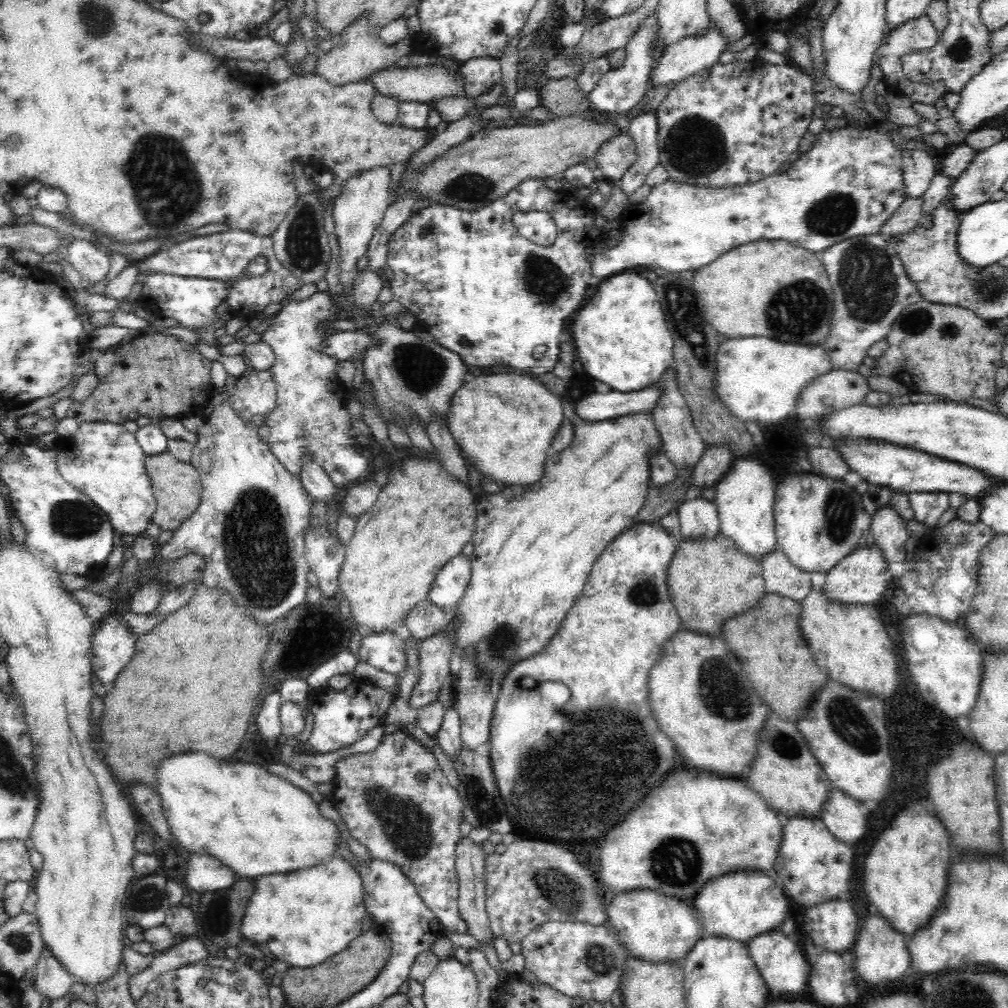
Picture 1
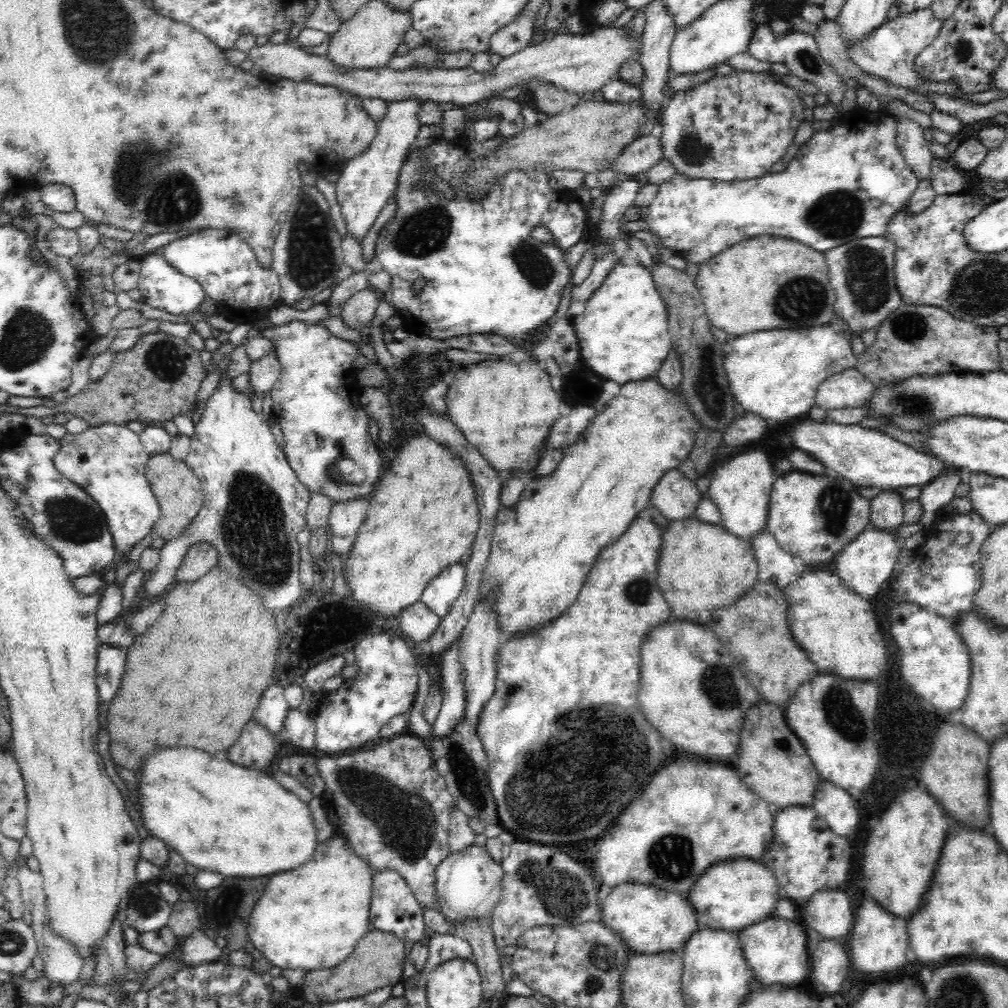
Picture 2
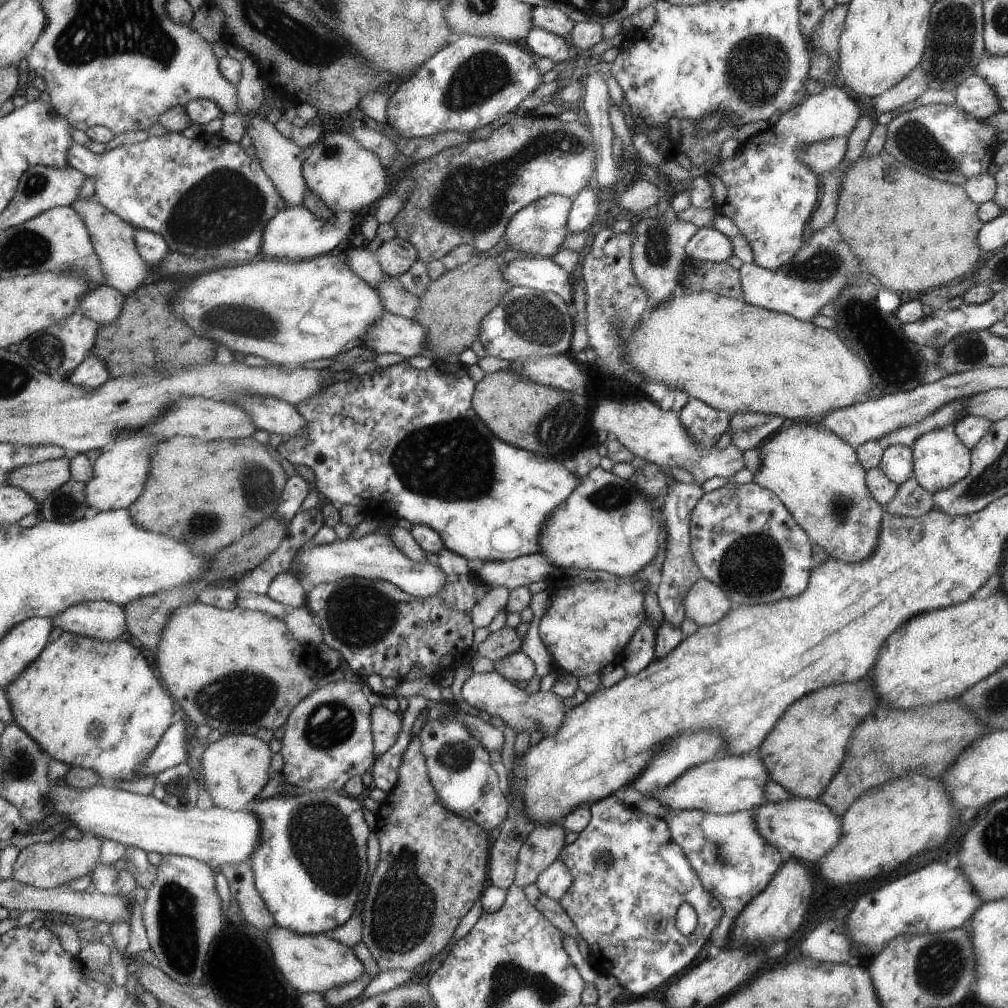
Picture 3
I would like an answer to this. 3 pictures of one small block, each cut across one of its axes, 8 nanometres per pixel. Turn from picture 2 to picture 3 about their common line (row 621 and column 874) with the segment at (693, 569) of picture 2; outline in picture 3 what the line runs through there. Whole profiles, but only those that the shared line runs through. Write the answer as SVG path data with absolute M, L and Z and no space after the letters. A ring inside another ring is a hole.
M865 676L855 682L821 687L798 698L785 709L780 720L765 734L764 741L756 749L768 769L768 778L783 786L793 797L816 800L843 764L853 729L878 705L877 696L873 682Z

